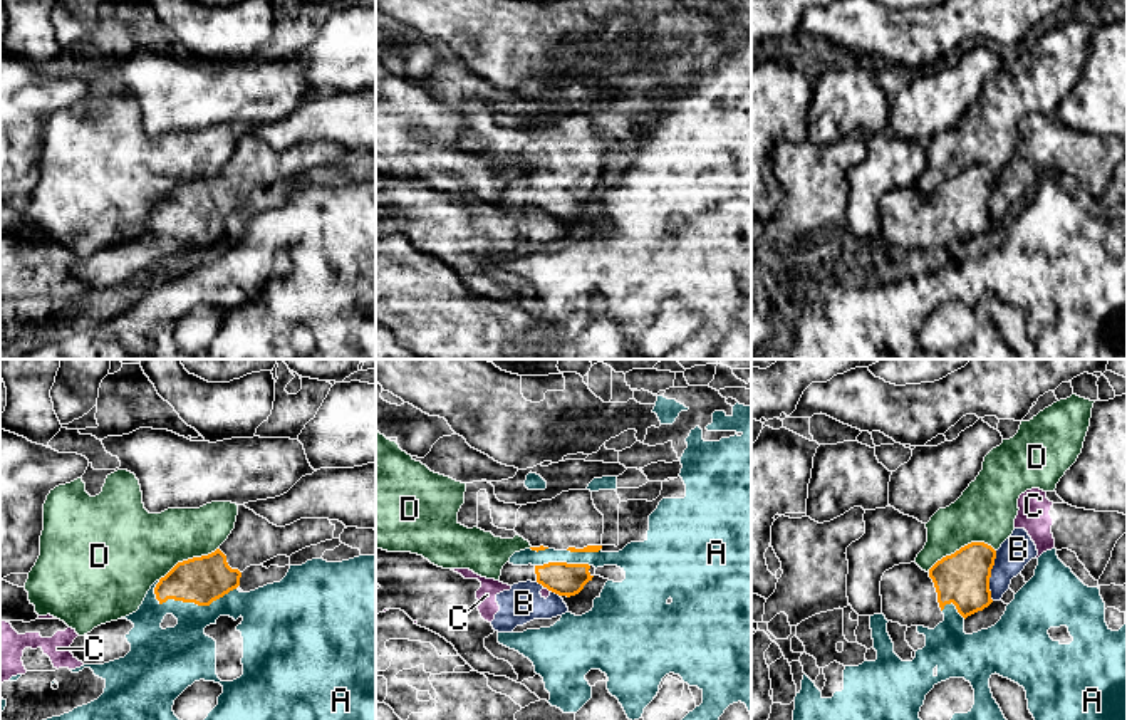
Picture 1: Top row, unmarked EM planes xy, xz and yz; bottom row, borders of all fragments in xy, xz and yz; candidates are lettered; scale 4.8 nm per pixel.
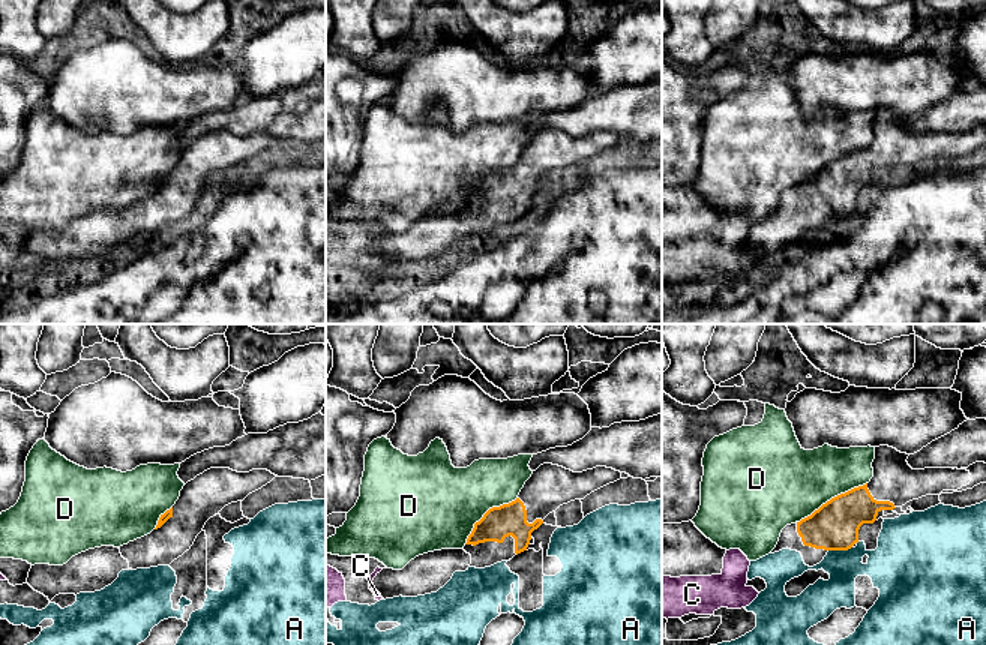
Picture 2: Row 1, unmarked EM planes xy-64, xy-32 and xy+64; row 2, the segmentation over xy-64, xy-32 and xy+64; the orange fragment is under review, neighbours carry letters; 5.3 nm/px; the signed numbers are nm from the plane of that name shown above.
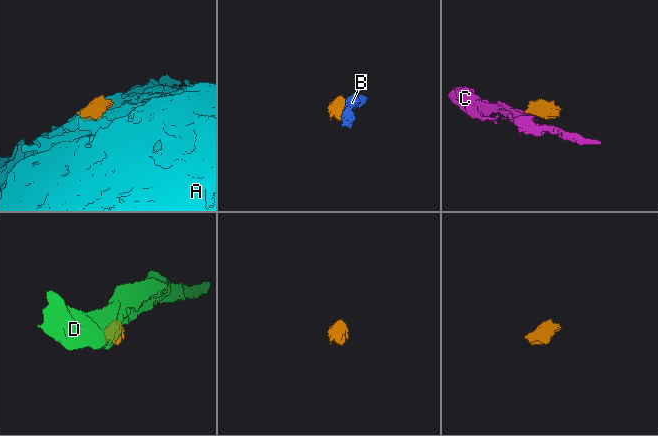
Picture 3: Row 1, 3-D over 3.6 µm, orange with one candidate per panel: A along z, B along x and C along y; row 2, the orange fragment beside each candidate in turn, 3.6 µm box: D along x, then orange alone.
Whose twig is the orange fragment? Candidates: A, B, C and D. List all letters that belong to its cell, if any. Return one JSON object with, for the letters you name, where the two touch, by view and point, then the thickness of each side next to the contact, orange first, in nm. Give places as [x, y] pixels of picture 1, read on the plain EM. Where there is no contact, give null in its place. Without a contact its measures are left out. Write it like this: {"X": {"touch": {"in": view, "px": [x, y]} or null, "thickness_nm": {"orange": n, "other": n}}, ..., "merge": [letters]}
{"merge": []}

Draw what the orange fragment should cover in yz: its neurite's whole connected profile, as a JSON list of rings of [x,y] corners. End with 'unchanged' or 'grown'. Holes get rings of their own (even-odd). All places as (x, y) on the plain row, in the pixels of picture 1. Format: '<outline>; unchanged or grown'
[[[971,166],[927,196],[916,186],[894,190],[880,205],[882,238],[901,250],[934,253],[944,245],[944,230],[953,227],[966,243],[993,227],[989,201],[995,183],[991,170]]]; grown

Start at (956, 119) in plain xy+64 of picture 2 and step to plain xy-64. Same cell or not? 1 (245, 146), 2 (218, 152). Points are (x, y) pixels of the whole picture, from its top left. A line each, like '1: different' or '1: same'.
1: different
2: different

